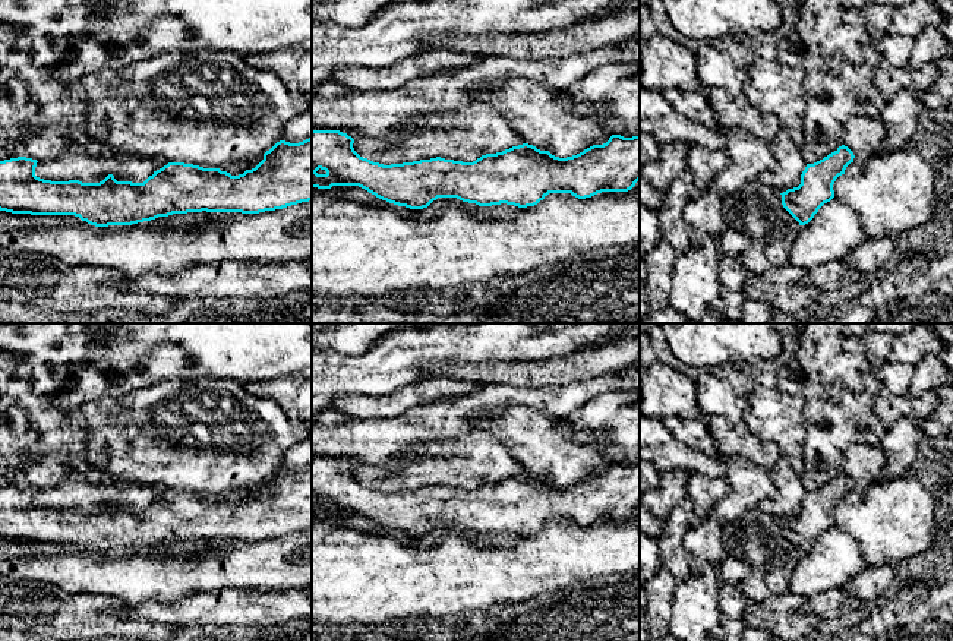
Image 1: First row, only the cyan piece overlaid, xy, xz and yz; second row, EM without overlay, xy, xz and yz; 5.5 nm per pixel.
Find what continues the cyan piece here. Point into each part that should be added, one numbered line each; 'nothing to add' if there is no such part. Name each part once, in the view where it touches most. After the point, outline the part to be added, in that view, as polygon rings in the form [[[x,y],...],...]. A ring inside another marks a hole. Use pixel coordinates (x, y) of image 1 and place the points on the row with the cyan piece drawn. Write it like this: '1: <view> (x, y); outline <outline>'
nothing to add

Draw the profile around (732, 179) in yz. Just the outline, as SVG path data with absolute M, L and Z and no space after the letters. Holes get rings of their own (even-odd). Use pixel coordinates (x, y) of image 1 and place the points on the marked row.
M739 127L723 132L726 138L723 151L729 158L729 165L711 183L719 195L742 189L763 170L774 171L777 168L769 142Z

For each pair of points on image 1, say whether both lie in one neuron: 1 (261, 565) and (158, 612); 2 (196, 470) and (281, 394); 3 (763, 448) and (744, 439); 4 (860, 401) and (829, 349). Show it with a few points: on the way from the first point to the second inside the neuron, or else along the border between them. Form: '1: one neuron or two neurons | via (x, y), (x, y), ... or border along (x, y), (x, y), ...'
1: two neurons | border along (237, 587), (198, 590), (170, 600)
2: two neurons | border along (243, 385), (251, 392), (273, 400), (296, 426)
3: one neuron | via (759, 448), (753, 448), (748, 444)
4: one neuron | via (845, 395), (829, 373), (829, 363)

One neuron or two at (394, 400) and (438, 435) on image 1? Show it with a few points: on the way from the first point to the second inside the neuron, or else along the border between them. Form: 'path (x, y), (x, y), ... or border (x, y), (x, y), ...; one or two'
border (439, 400), (409, 407), (397, 416), (374, 419); two

